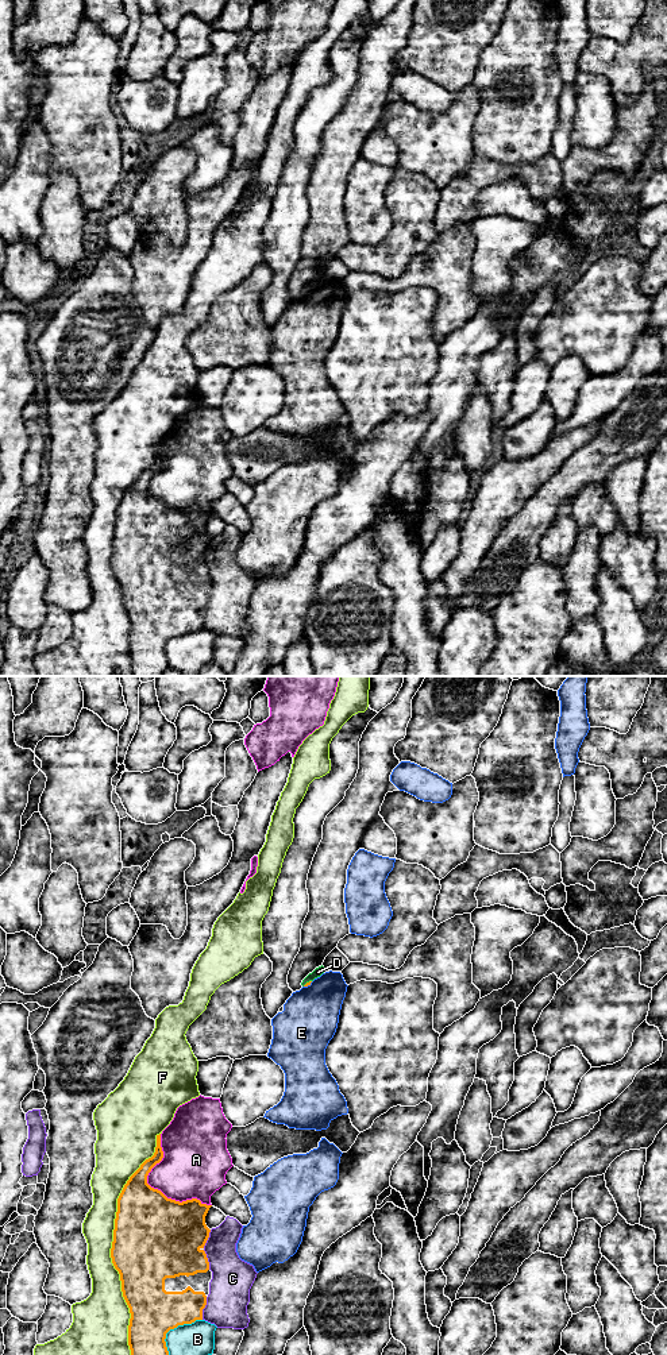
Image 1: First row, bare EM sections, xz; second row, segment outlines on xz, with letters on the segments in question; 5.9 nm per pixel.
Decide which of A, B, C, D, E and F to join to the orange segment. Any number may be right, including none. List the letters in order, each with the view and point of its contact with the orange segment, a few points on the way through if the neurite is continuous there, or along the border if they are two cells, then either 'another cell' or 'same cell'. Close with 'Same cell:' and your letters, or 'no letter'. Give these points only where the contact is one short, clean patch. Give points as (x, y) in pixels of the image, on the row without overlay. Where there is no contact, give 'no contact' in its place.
A: contact xz (155, 498); another cell
B: contact xz (172, 637); another cell
C: contact xz (204, 616); another cell
D: contact xz (307, 292); border xz (311, 289), (303, 294); another cell
E: contact xz (308, 293); another cell
F: contact xz (111, 558); another cell
Same cell: no letter

